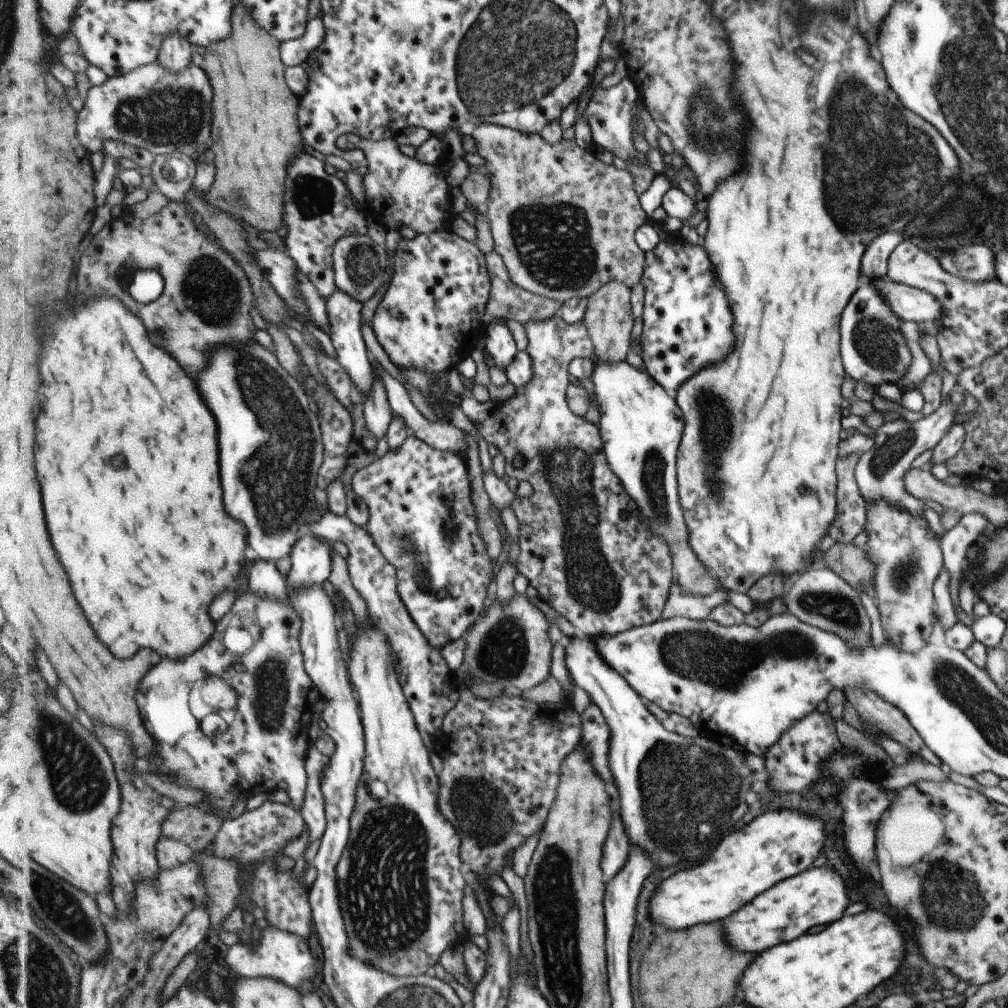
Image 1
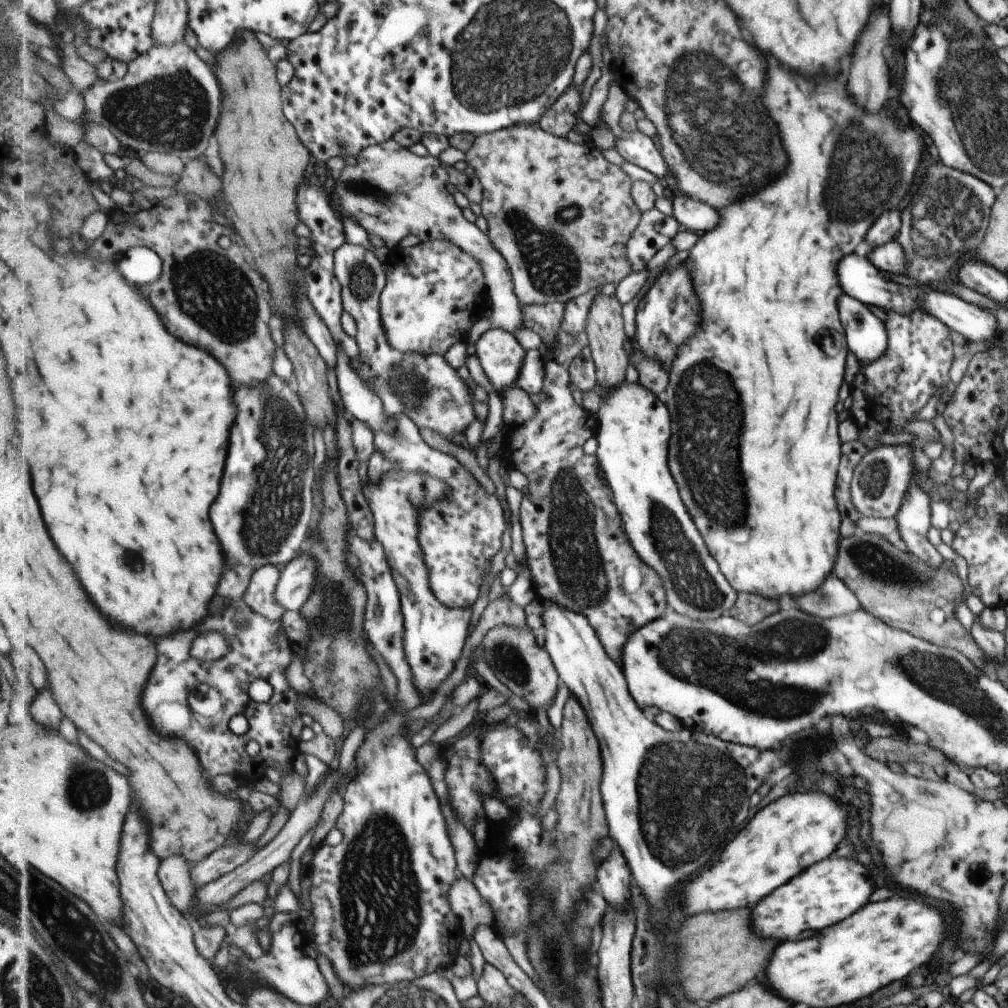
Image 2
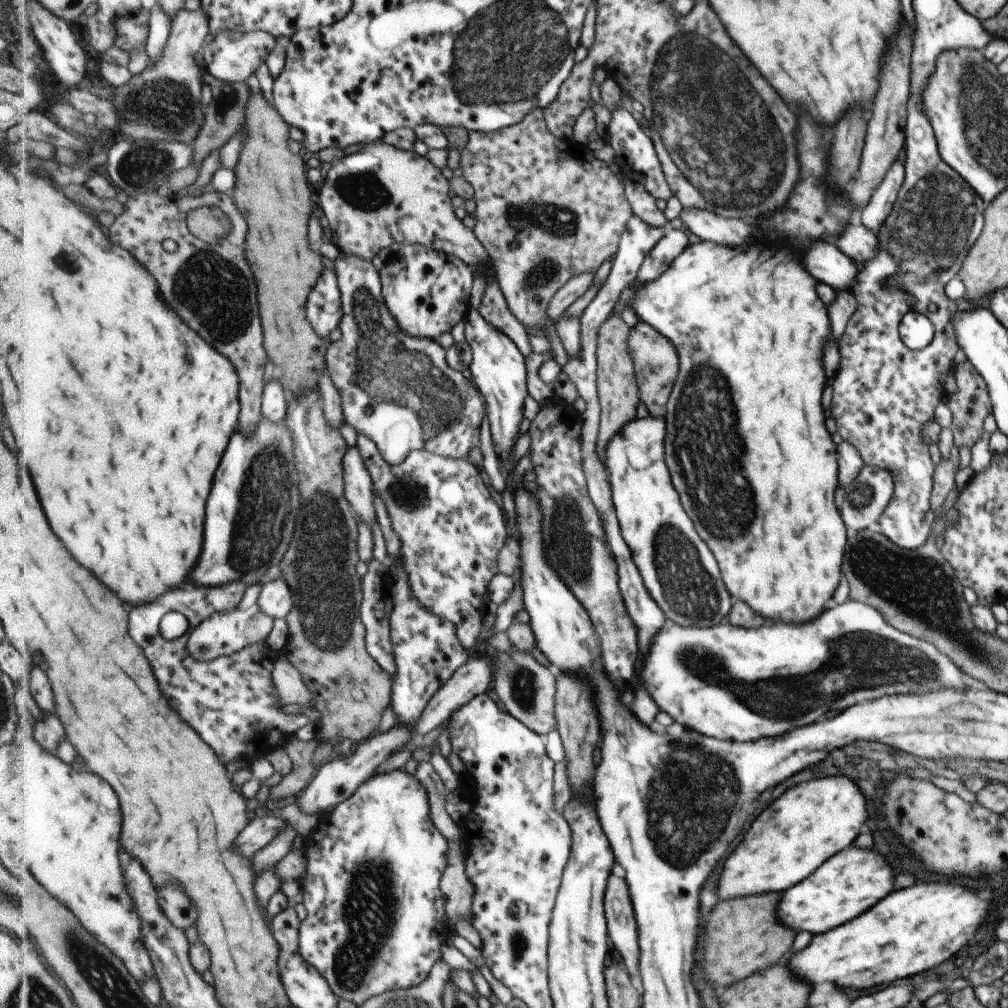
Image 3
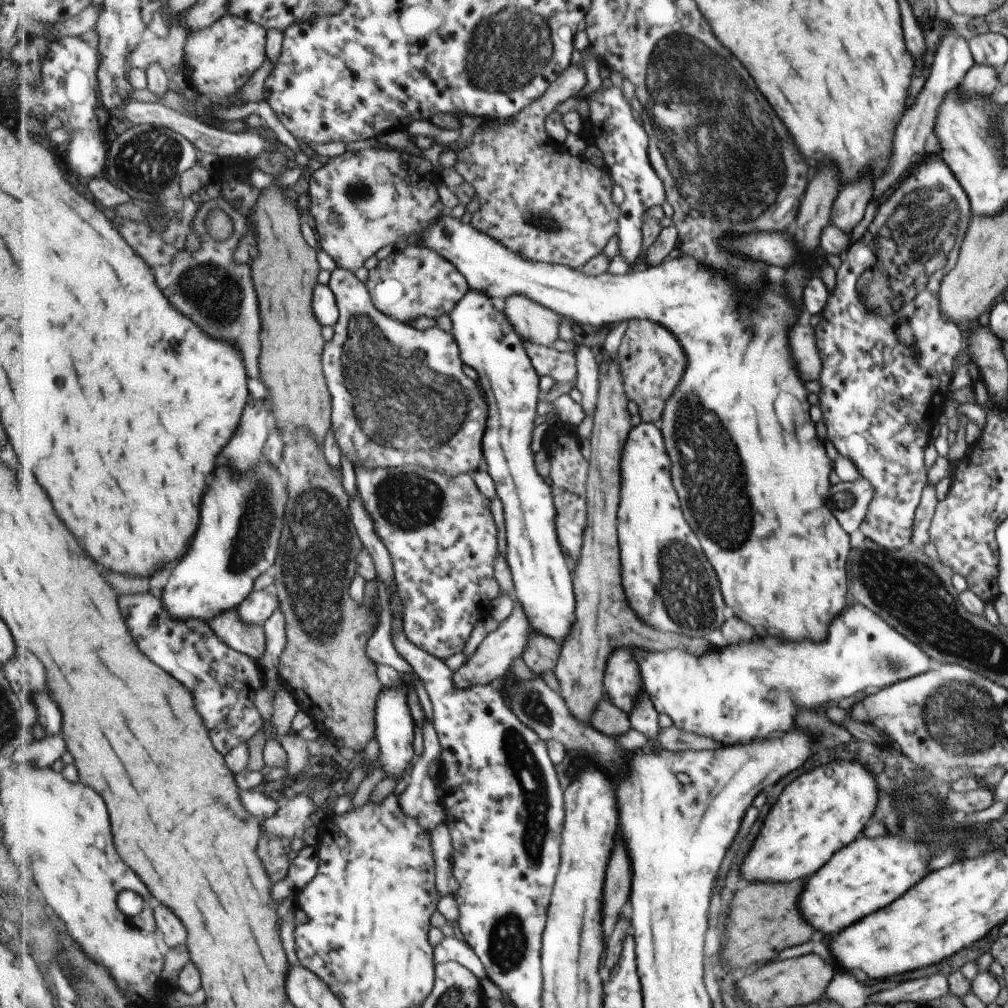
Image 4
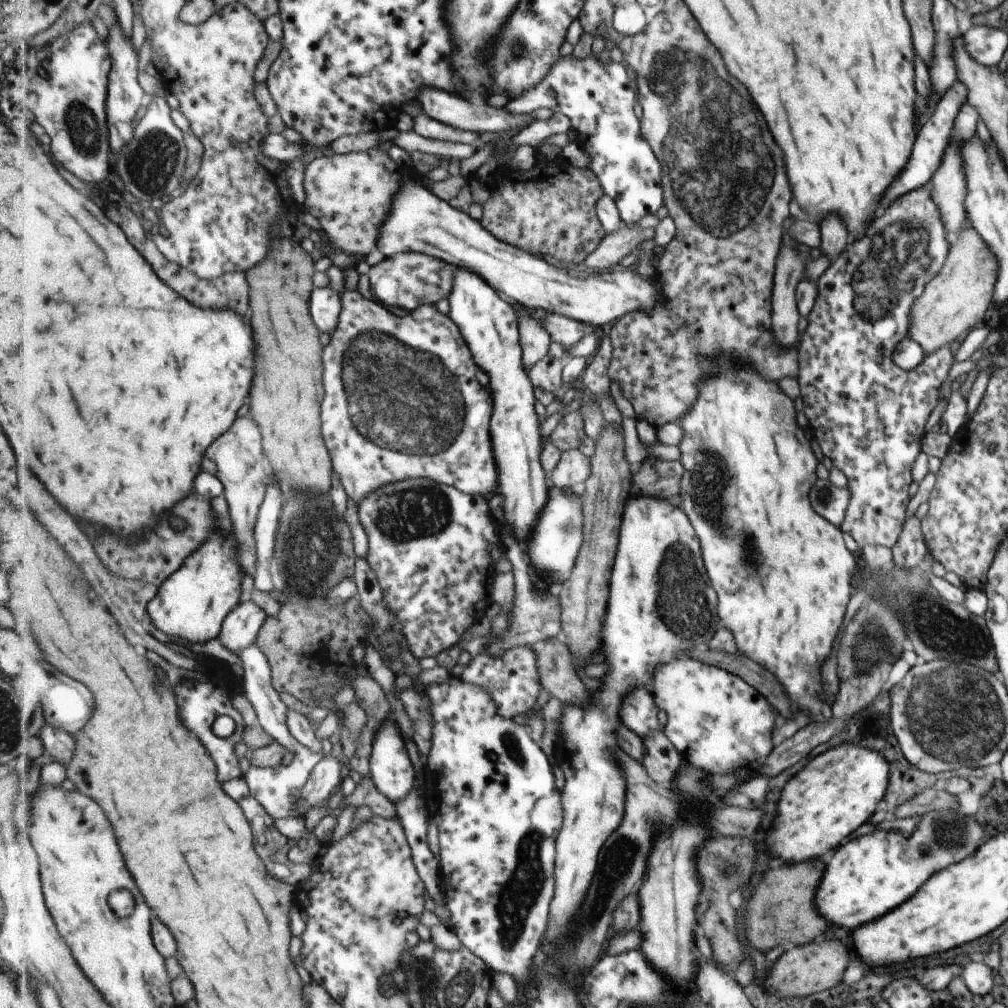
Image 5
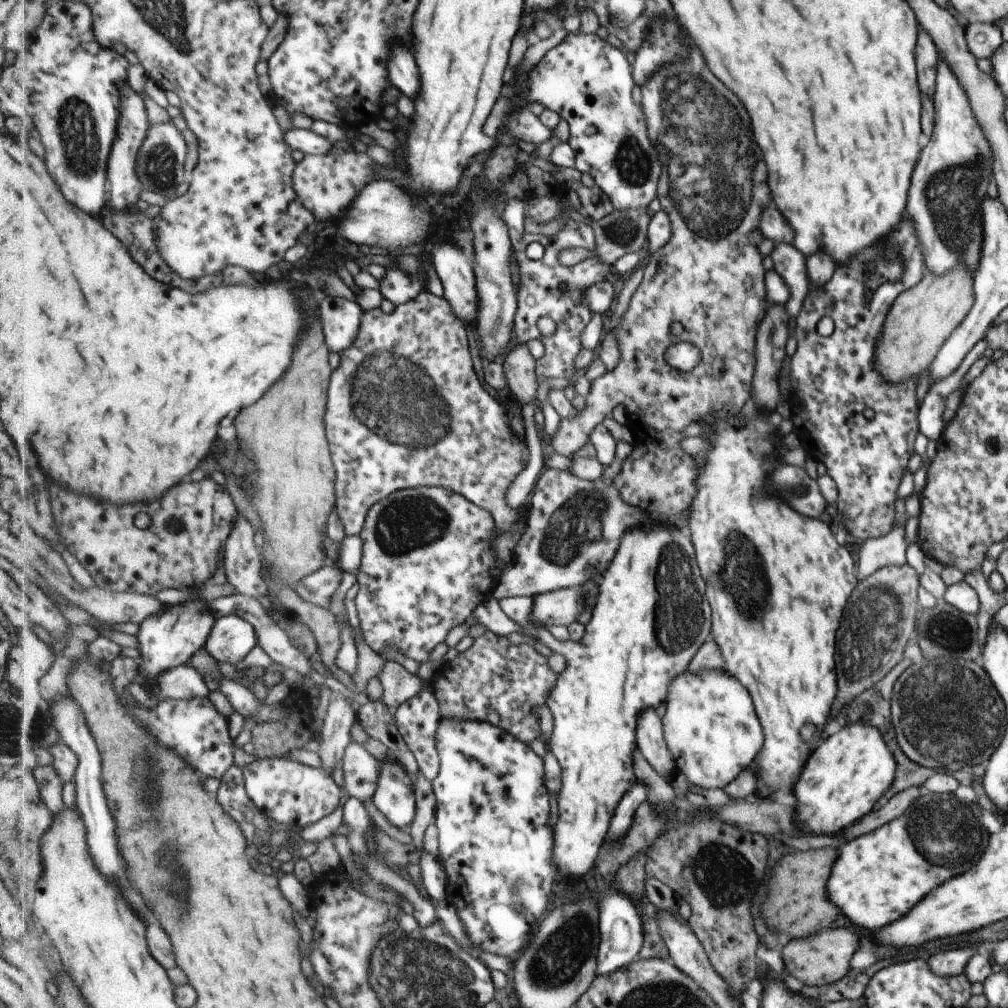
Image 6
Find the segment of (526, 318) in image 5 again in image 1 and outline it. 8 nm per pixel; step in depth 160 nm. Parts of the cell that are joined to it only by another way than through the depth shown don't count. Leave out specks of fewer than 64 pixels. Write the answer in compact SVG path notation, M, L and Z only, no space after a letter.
M491 123L478 124L469 131L491 179L486 216L494 246L519 288L566 303L593 296L613 279L629 288L641 283L646 252L639 248L635 232L650 223L650 214L641 208L629 168L604 164L575 140L563 139L552 145L541 134L527 134Z

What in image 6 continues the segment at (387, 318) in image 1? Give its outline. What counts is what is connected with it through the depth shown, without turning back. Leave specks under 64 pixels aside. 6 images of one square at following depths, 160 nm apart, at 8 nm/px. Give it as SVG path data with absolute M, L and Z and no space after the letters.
M431 250L401 256L399 264L387 268L384 277L379 280L379 290L384 298L397 307L410 303L423 291L427 291L429 272L425 264L430 264L434 268Z

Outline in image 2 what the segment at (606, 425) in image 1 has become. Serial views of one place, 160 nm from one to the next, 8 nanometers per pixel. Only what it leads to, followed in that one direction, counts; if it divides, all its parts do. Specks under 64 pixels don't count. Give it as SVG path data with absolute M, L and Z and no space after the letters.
M639 380L637 383L625 381L621 387L615 387L607 398L603 398L597 419L600 424L596 436L597 456L612 486L628 539L639 556L662 576L668 604L683 616L695 620L717 619L723 614L728 614L737 602L738 593L731 588L726 577L722 575L719 564L705 548L705 543L683 504L678 481L674 480L669 468L670 440L674 434L673 417L663 397L658 397Z

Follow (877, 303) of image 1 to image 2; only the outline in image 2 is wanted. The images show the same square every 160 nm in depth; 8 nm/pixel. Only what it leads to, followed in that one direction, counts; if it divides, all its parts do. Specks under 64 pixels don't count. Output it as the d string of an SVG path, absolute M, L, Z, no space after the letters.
M841 296L837 310L843 328L847 328L847 348L859 366L864 367L885 354L888 334L884 322L873 315L865 303Z

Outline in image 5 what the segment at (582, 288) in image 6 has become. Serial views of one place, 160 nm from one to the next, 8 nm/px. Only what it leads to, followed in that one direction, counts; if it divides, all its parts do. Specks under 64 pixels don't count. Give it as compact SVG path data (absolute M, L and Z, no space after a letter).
M551 310L547 311L540 320L543 328L553 336L551 342L561 344L563 350L567 353L572 346L578 344L581 338L585 338L585 336L593 333L594 329L587 322L562 316L561 314L551 312Z

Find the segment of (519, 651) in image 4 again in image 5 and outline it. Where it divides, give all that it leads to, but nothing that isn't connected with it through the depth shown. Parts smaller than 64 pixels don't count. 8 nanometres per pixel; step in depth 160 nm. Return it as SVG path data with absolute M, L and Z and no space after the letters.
M504 525L501 526L501 534L503 546L505 546L505 555L513 562L513 569L516 577L516 596L514 601L514 608L512 611L513 620L510 623L510 631L501 636L494 636L494 638L485 646L485 650L489 650L493 656L503 656L509 648L516 648L519 646L533 646L539 640L551 639L553 637L562 637L562 614L563 606L559 596L553 596L549 590L539 590L534 583L532 570L529 568L529 562L523 554L523 545L521 541L513 534L509 534L505 530Z

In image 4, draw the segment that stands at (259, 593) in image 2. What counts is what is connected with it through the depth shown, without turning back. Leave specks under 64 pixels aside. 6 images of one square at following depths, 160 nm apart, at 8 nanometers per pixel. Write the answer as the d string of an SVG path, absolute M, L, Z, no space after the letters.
M239 607L232 611L223 611L214 618L210 618L207 623L212 626L214 633L231 648L258 659L261 650L266 646L266 630L263 625L248 625L241 616Z

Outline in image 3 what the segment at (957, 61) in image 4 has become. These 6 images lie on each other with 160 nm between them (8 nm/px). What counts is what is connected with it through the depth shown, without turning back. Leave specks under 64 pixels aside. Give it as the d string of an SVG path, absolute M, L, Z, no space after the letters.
M895 162L887 170L885 178L879 182L873 194L871 194L871 198L869 198L867 204L861 210L861 214L859 214L861 224L875 234L877 234L883 221L887 218L895 199L898 197L897 192L899 192L903 182L903 168L904 165L901 162Z

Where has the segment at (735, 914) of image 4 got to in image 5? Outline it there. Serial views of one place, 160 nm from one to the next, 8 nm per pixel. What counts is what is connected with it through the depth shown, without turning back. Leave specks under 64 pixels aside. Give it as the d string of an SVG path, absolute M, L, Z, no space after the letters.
M821 859L789 862L767 870L747 908L744 926L749 944L759 952L767 953L780 946L811 944L815 936L823 934L829 924L815 906L815 892L824 874L825 861Z

